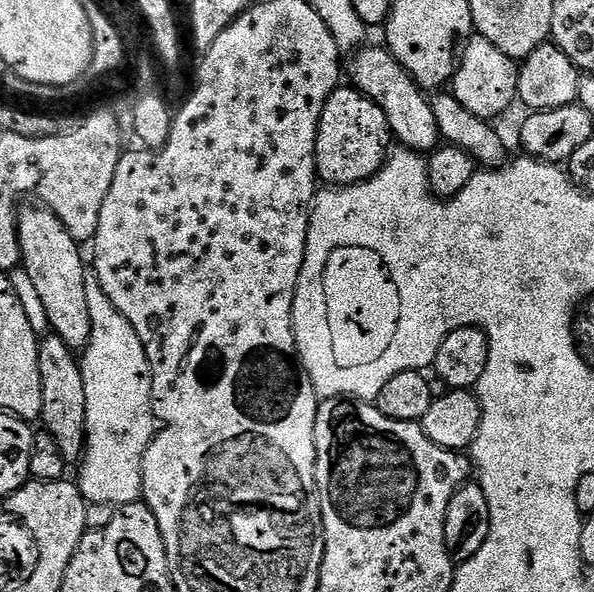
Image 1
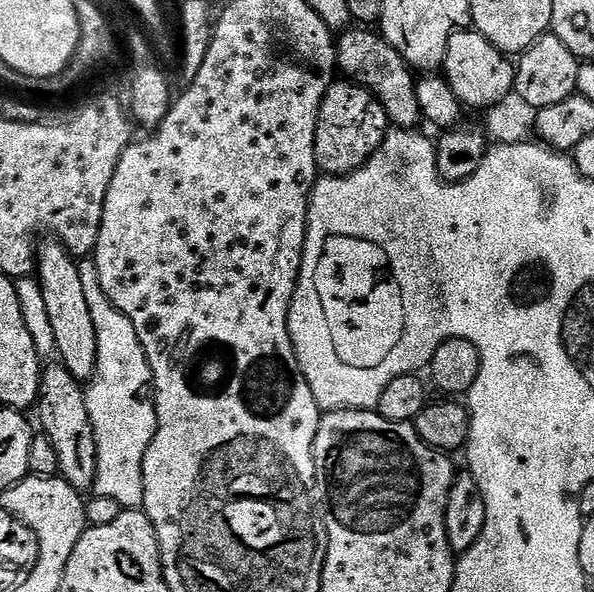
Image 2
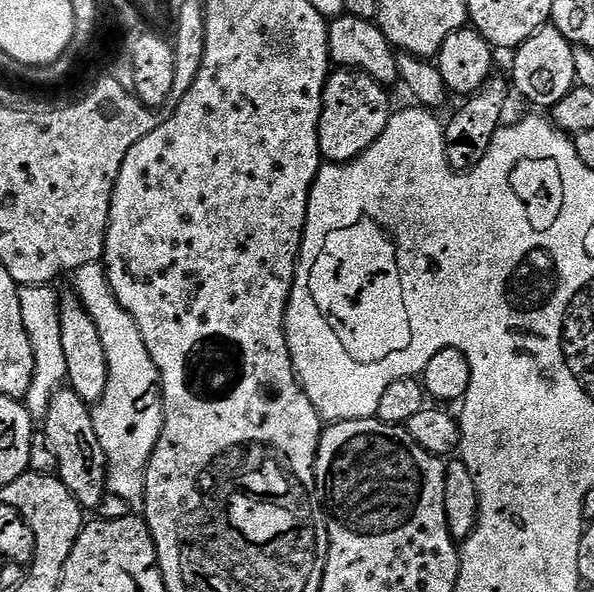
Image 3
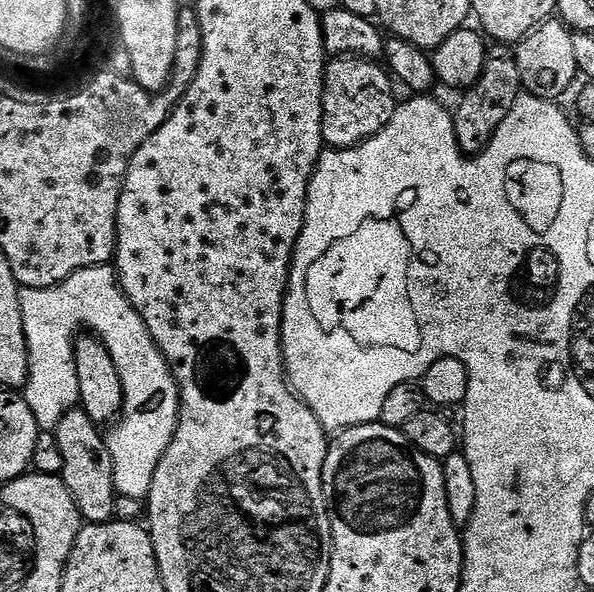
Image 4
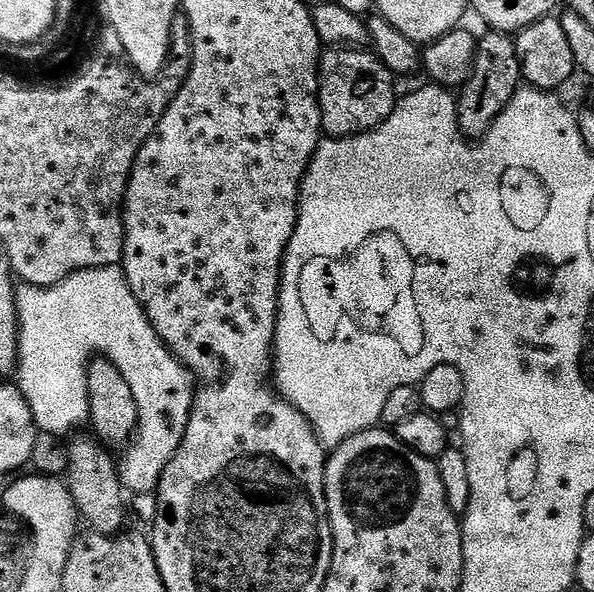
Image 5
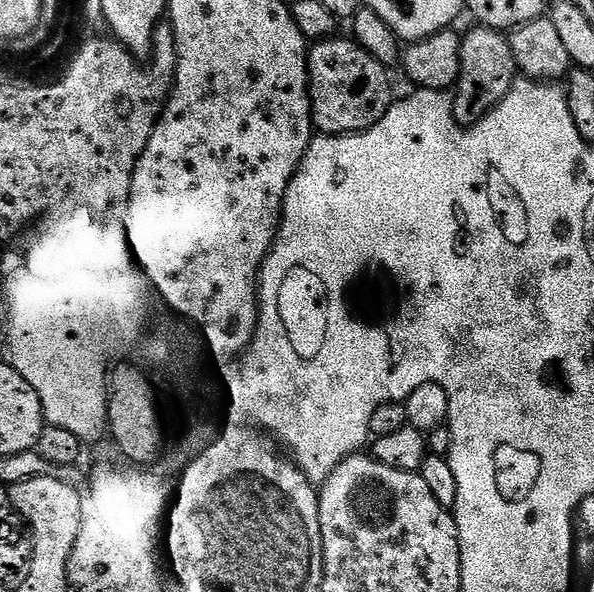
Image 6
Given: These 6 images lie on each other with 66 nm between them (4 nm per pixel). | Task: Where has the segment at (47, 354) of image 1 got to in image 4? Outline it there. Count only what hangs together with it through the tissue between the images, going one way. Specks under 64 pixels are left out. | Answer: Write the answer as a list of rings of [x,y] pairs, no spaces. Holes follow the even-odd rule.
[[[73,406],[54,426],[54,435],[58,450],[62,450],[59,477],[66,490],[70,490],[70,498],[74,498],[74,506],[78,506],[81,521],[90,524],[109,523],[117,515],[118,493],[114,486],[114,470],[105,433],[84,413],[83,408]]]

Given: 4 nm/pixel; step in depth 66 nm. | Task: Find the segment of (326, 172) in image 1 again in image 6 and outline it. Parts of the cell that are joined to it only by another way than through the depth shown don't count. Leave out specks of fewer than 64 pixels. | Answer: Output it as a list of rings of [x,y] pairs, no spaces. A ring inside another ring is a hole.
[[[340,34],[321,38],[311,45],[308,54],[312,118],[315,127],[324,134],[364,132],[374,127],[394,103],[389,69],[355,39],[347,39],[343,40]]]

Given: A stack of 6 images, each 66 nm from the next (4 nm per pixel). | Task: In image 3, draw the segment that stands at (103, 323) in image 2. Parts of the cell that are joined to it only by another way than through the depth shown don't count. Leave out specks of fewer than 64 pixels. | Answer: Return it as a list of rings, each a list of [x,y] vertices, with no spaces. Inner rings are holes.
[[[103,263],[82,266],[74,273],[74,280],[75,291],[102,334],[102,346],[106,346],[106,394],[92,408],[92,421],[108,459],[108,490],[122,503],[136,508],[132,510],[140,510],[144,507],[146,470],[164,425],[164,397],[158,387],[158,366],[154,366],[154,358],[150,358],[150,350],[146,350],[146,342],[142,342],[134,318],[130,318],[118,298],[114,298]]]

